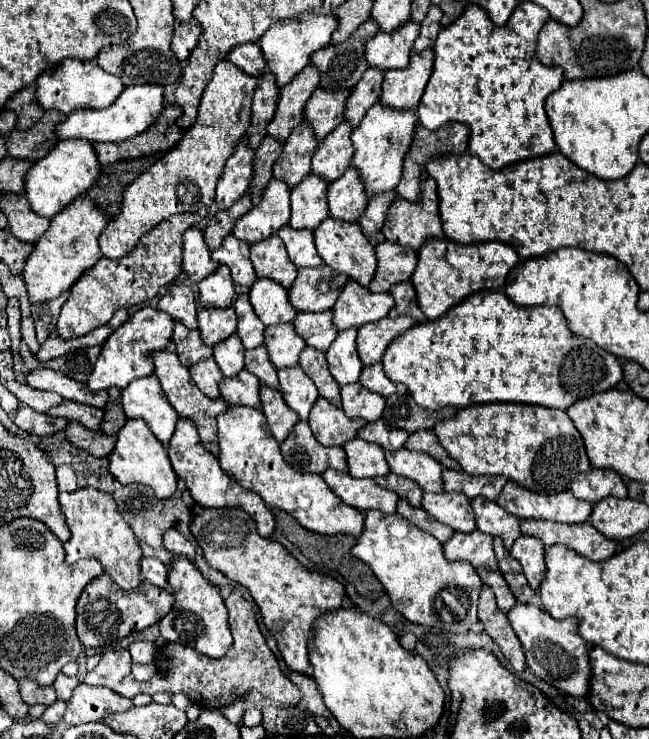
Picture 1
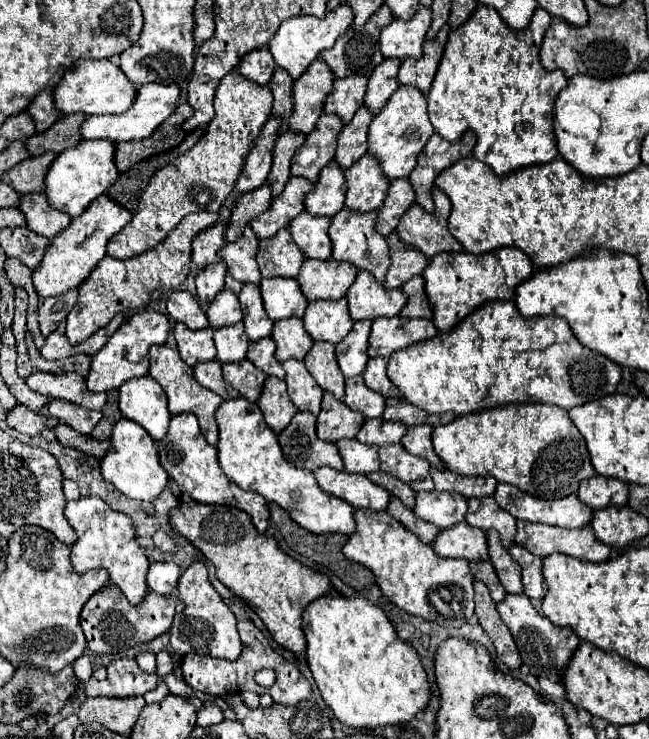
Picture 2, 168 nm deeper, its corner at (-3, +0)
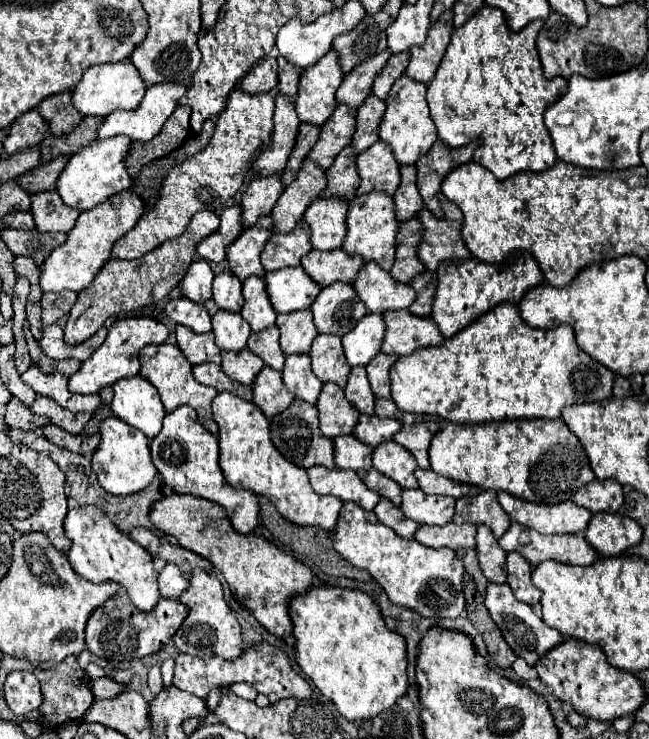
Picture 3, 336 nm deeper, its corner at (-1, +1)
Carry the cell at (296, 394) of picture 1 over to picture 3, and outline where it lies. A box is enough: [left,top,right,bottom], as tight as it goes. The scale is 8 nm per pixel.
[282,355,322,403]

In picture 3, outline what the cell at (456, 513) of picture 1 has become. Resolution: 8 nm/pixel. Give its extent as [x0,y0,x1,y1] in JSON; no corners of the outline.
[402,489,454,525]

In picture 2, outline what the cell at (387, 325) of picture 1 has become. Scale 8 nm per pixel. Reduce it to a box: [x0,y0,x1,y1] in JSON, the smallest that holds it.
[368,316,438,358]

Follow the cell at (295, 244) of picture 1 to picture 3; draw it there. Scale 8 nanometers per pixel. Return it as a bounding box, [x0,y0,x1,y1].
[304,197,348,251]

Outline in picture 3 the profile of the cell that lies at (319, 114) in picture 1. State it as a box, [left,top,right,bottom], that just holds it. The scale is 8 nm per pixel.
[336,49,392,109]

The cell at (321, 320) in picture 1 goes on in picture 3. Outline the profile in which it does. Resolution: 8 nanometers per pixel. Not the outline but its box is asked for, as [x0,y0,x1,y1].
[310,283,368,335]

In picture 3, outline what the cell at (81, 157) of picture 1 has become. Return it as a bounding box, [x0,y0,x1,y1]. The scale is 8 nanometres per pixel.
[56,135,132,211]

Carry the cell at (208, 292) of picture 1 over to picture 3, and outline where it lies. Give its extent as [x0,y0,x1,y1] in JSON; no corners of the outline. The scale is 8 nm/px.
[180,259,214,303]

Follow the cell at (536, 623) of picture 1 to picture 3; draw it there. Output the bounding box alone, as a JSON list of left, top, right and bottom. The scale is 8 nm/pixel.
[484,583,562,665]

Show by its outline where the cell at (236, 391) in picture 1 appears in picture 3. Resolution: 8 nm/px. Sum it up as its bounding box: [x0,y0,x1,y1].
[222,349,264,385]

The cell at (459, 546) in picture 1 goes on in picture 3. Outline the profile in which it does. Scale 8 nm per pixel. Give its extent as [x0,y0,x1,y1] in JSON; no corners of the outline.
[414,523,476,549]

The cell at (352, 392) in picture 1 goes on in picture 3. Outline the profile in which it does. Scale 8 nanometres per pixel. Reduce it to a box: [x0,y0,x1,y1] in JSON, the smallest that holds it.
[346,365,374,415]

